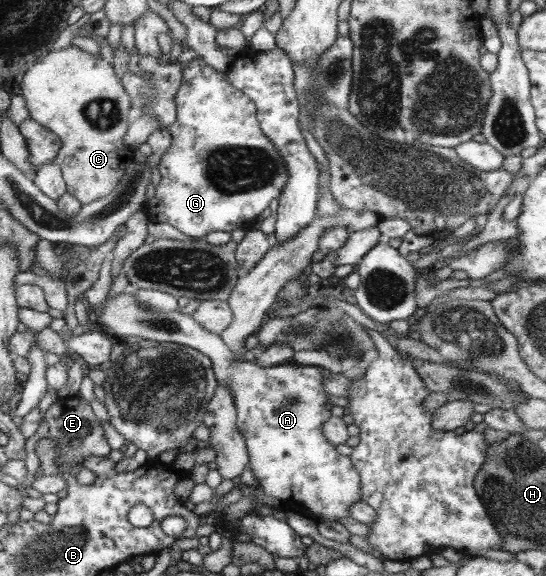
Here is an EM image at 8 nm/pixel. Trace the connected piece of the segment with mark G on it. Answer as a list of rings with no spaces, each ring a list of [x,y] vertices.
[[[200,57],[194,58],[183,73],[183,80],[175,94],[177,120],[167,127],[171,133],[171,146],[159,162],[161,181],[155,188],[155,199],[144,210],[148,220],[168,222],[193,237],[203,238],[209,232],[231,232],[242,228],[241,224],[253,222],[269,202],[279,199],[290,180],[286,160],[279,154],[275,144],[259,126],[258,107],[255,102],[233,86],[226,73],[216,71]]]

